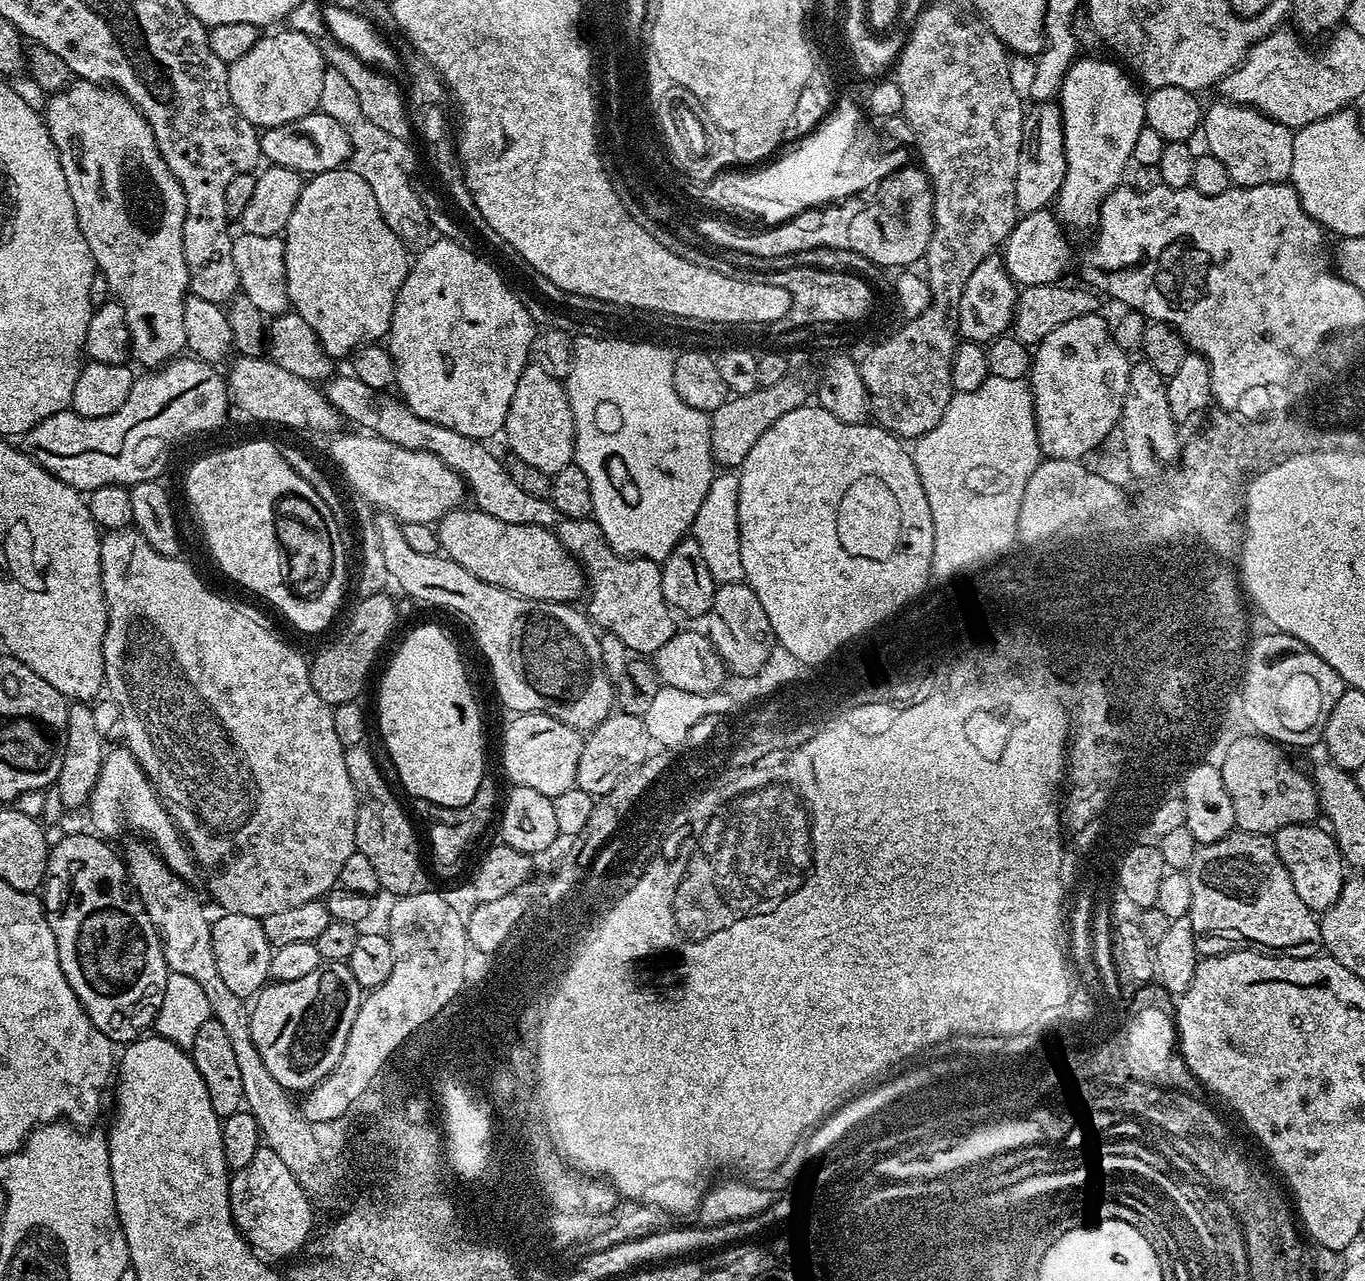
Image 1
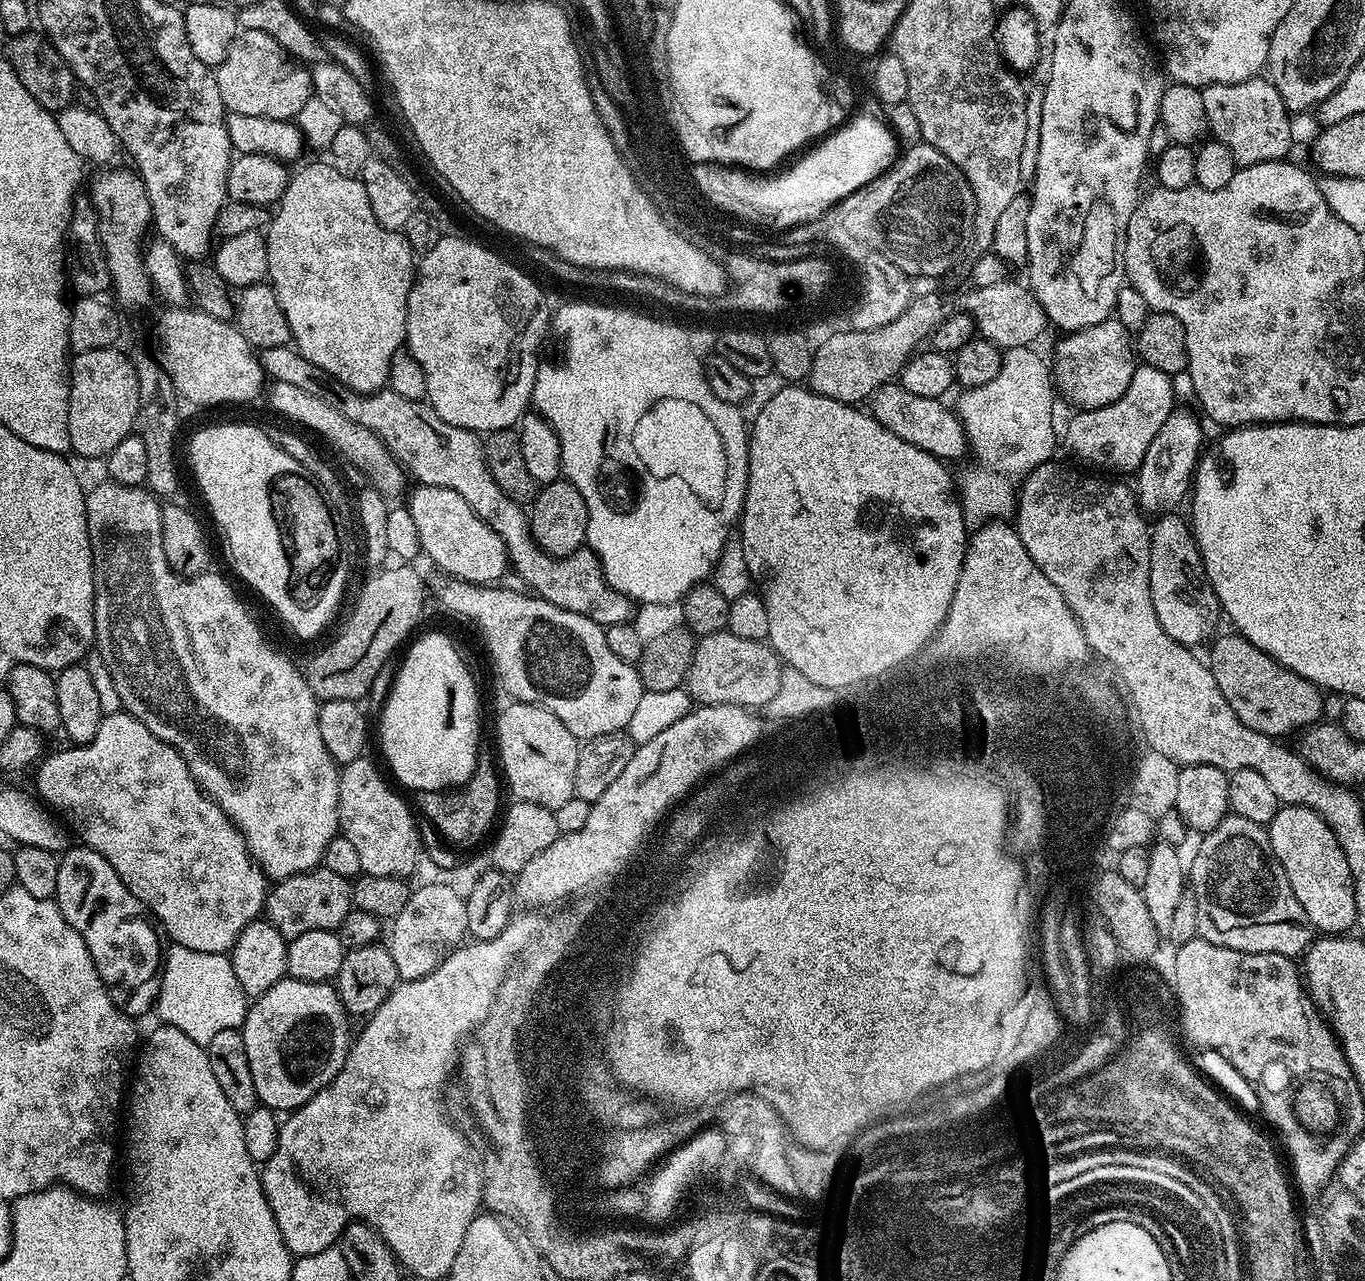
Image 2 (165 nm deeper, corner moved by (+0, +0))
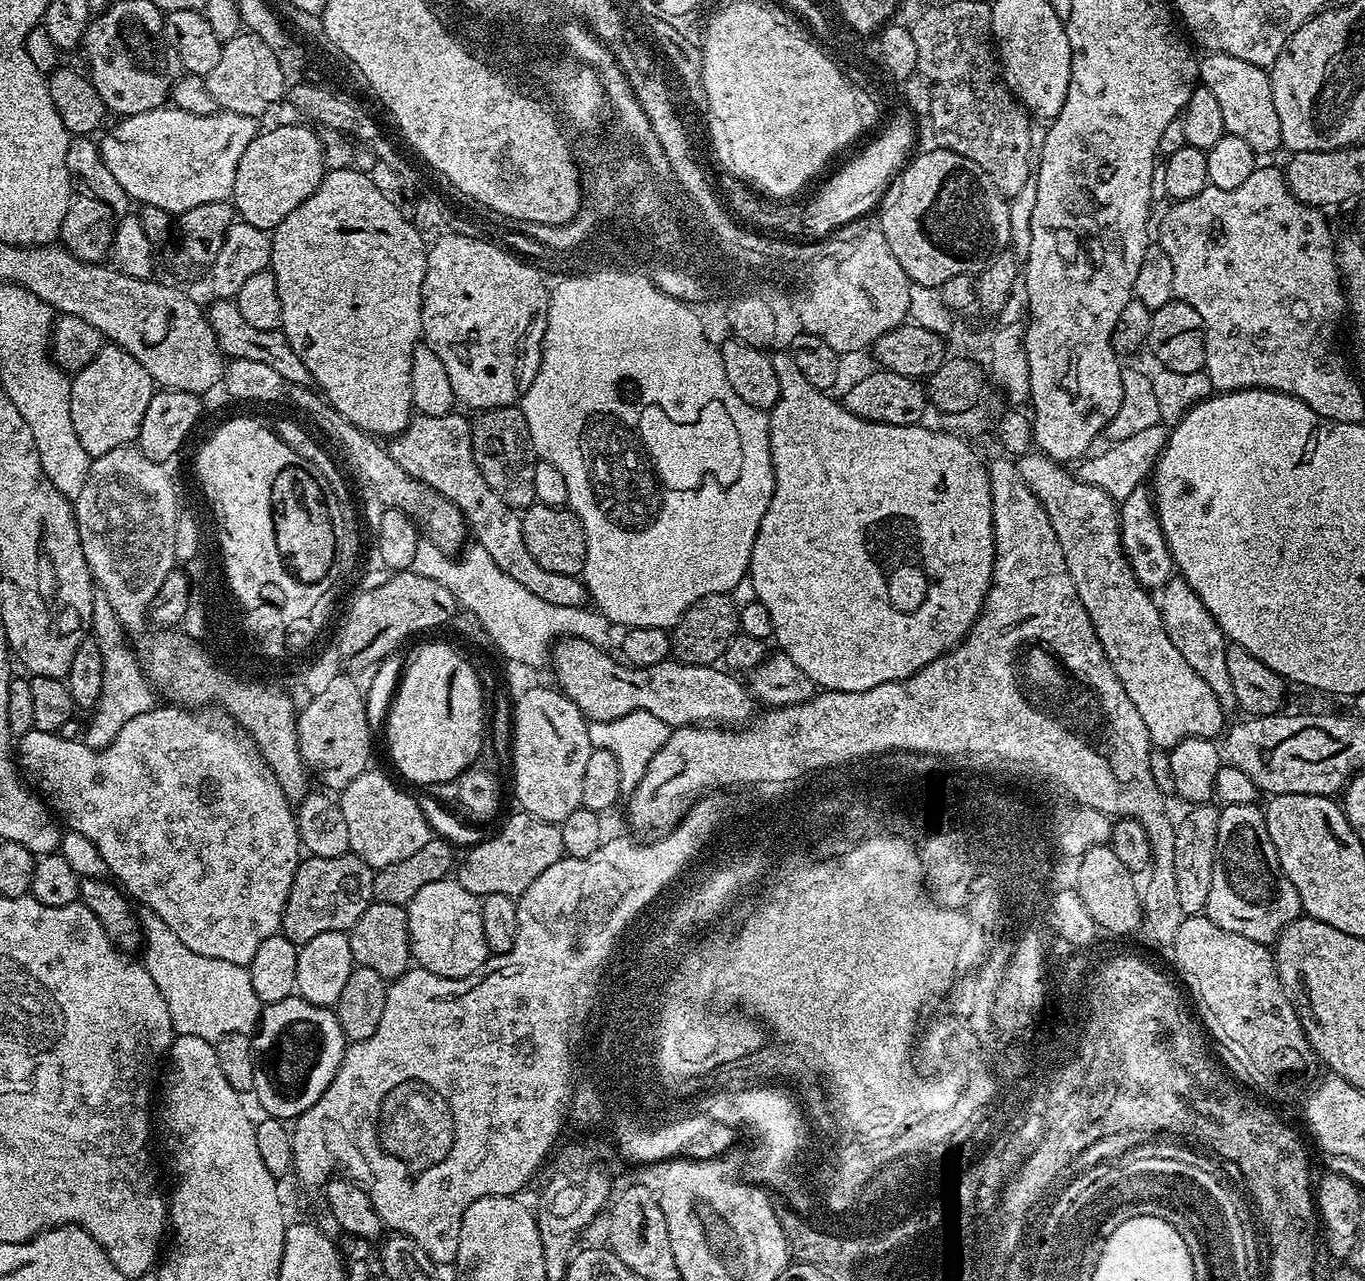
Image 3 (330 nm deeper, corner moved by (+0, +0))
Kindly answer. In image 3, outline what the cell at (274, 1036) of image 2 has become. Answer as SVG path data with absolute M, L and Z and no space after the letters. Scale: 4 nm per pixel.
M296 994L261 1009L260 1023L251 1041L255 1054L253 1095L267 1117L285 1122L300 1116L322 1096L337 1076L348 1045L333 1009L314 1006Z

